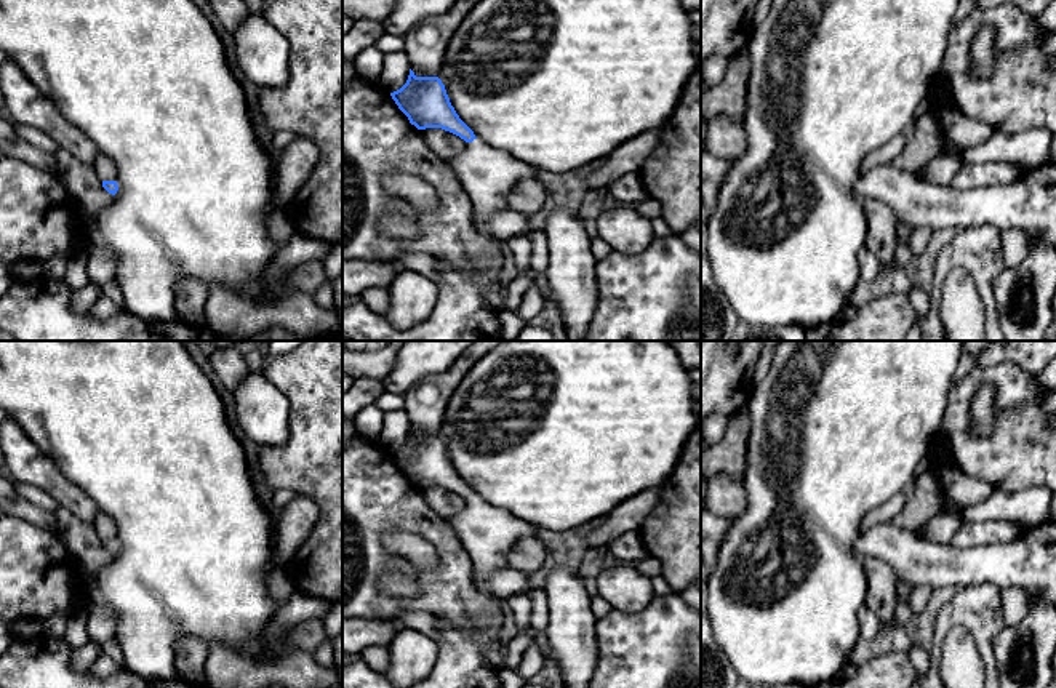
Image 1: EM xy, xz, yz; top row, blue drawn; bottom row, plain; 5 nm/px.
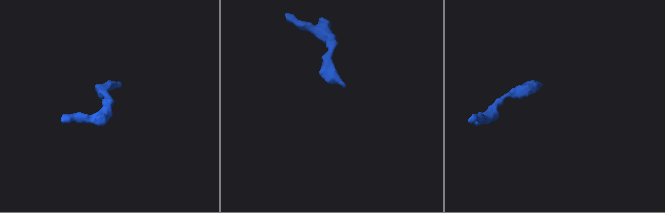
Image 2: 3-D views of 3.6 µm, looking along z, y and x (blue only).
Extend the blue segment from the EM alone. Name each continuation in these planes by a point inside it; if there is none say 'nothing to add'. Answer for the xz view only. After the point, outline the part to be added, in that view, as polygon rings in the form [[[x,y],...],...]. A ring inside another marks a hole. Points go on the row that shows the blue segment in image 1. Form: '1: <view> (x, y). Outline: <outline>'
1: xz (488, 175). Outline: [[[480,139],[467,142],[466,150],[448,163],[459,176],[472,203],[474,230],[490,237],[499,246],[501,242],[485,230],[485,219],[507,208],[510,190],[523,179],[538,179],[539,171]]]

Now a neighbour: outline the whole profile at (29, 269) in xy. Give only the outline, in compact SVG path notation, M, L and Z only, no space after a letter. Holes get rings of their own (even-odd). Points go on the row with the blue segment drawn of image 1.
M24 261L13 266L14 280L34 280L45 275L45 262L40 261Z

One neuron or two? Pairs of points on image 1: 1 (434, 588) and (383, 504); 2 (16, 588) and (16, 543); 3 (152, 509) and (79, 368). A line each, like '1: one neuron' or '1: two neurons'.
1: one neuron
2: one neuron
3: one neuron

